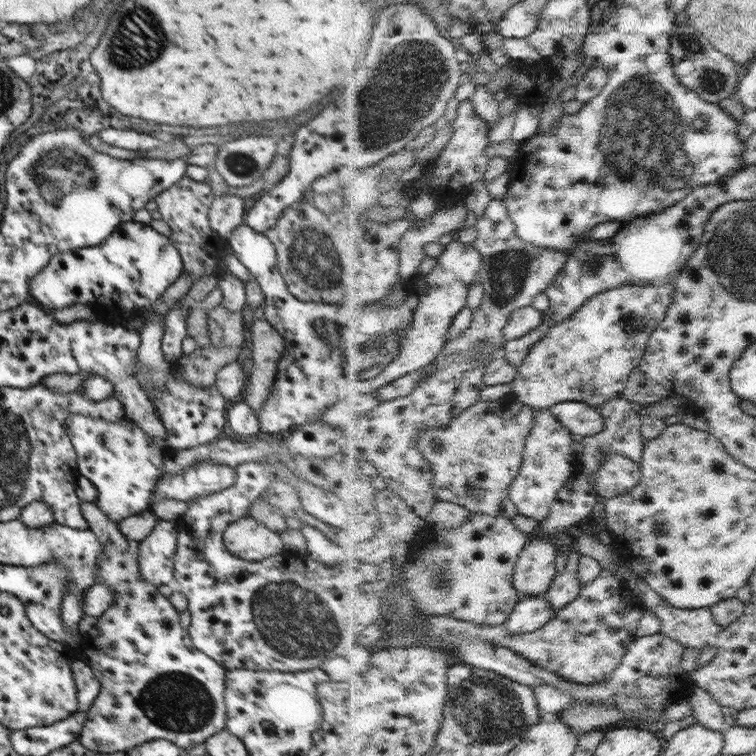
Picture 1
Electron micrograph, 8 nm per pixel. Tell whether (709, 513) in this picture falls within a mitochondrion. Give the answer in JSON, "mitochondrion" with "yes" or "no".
{"mitochondrion":"no"}

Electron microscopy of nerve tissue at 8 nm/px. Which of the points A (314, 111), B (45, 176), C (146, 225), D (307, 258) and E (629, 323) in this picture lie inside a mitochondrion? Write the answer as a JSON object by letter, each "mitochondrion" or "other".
{"A":"other","B":"mitochondrion","C":"other","D":"mitochondrion","E":"mitochondrion"}

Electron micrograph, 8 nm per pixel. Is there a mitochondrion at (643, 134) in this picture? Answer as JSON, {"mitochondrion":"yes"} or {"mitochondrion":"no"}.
{"mitochondrion":"yes"}

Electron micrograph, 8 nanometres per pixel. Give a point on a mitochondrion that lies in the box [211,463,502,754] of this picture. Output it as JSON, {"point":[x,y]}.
{"point":[293,625]}

